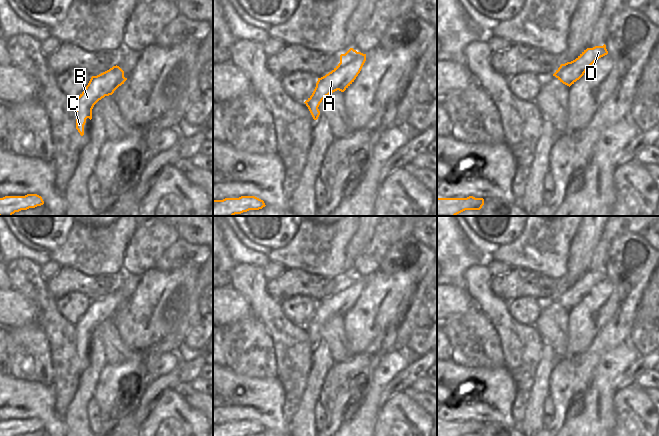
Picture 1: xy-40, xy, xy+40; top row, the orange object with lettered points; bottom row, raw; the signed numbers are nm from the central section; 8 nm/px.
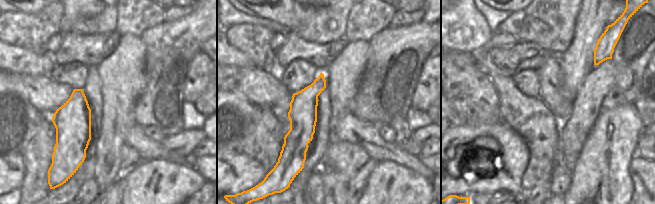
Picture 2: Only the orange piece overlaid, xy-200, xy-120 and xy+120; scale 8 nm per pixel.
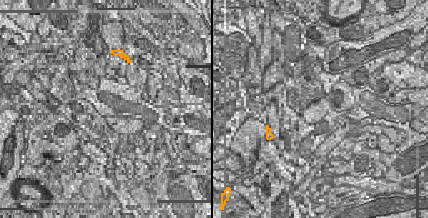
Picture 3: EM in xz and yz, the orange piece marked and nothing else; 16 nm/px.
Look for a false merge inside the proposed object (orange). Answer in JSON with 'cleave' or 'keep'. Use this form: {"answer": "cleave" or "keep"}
{"answer": "keep"}

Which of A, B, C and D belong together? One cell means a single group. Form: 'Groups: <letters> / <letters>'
Groups: A B C D

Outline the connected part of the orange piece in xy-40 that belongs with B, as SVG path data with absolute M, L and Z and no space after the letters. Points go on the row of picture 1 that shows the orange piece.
M117 65L91 77L84 91L74 100L76 105L76 129L81 136L84 135L86 119L92 119L94 105L105 96L112 95L126 80L124 71Z

